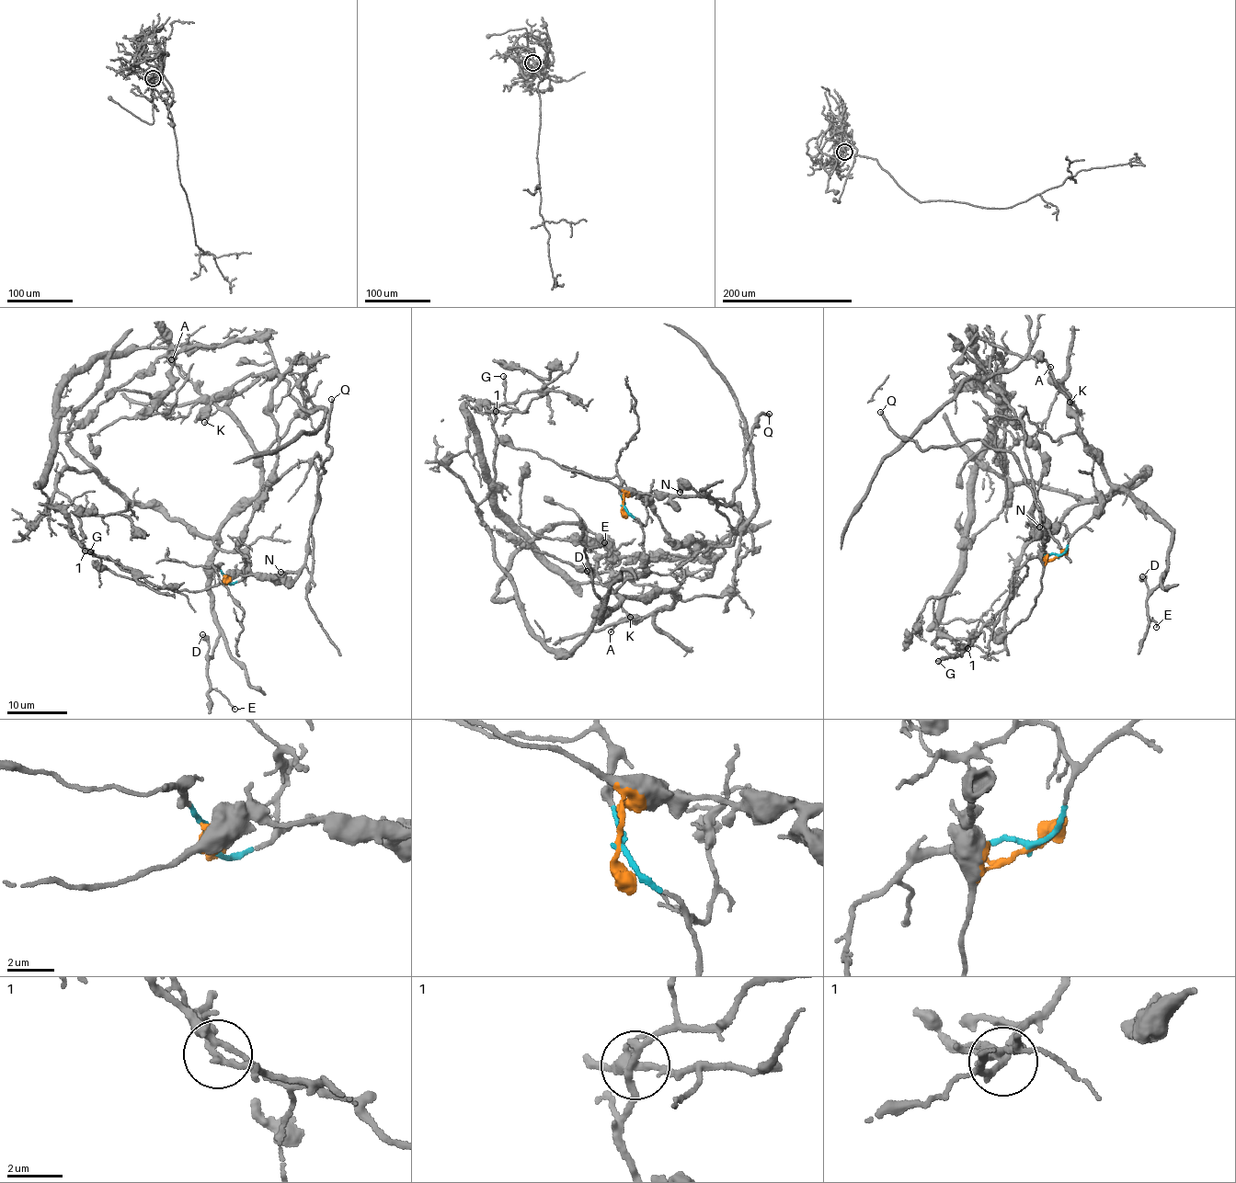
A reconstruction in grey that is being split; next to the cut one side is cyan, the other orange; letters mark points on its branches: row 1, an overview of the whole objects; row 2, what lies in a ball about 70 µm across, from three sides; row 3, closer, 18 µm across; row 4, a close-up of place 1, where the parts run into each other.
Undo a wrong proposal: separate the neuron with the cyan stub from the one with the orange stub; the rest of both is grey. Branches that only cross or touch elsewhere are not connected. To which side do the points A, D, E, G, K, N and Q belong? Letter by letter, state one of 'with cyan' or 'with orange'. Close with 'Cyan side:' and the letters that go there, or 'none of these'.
A: with cyan
D: with cyan
E: with cyan
G: with cyan
K: with cyan
N: with orange
Q: with orange
Cyan side: A, D, E, G, K

